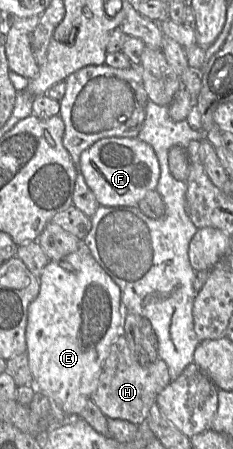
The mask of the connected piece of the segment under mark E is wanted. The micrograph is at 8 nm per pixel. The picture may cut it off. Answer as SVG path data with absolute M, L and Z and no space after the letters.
M81 242L81 247L59 260L50 260L44 267L39 276L40 291L38 296L30 303L28 307L28 318L26 326L26 345L29 360L29 368L33 375L33 384L37 391L46 395L50 403L55 403L68 417L78 417L79 413L86 406L89 399L96 391L99 384L99 377L102 371L102 366L107 358L110 347L114 340L122 334L122 313L121 313L121 290L120 287L113 281L109 274L99 265L94 259L87 245Z

